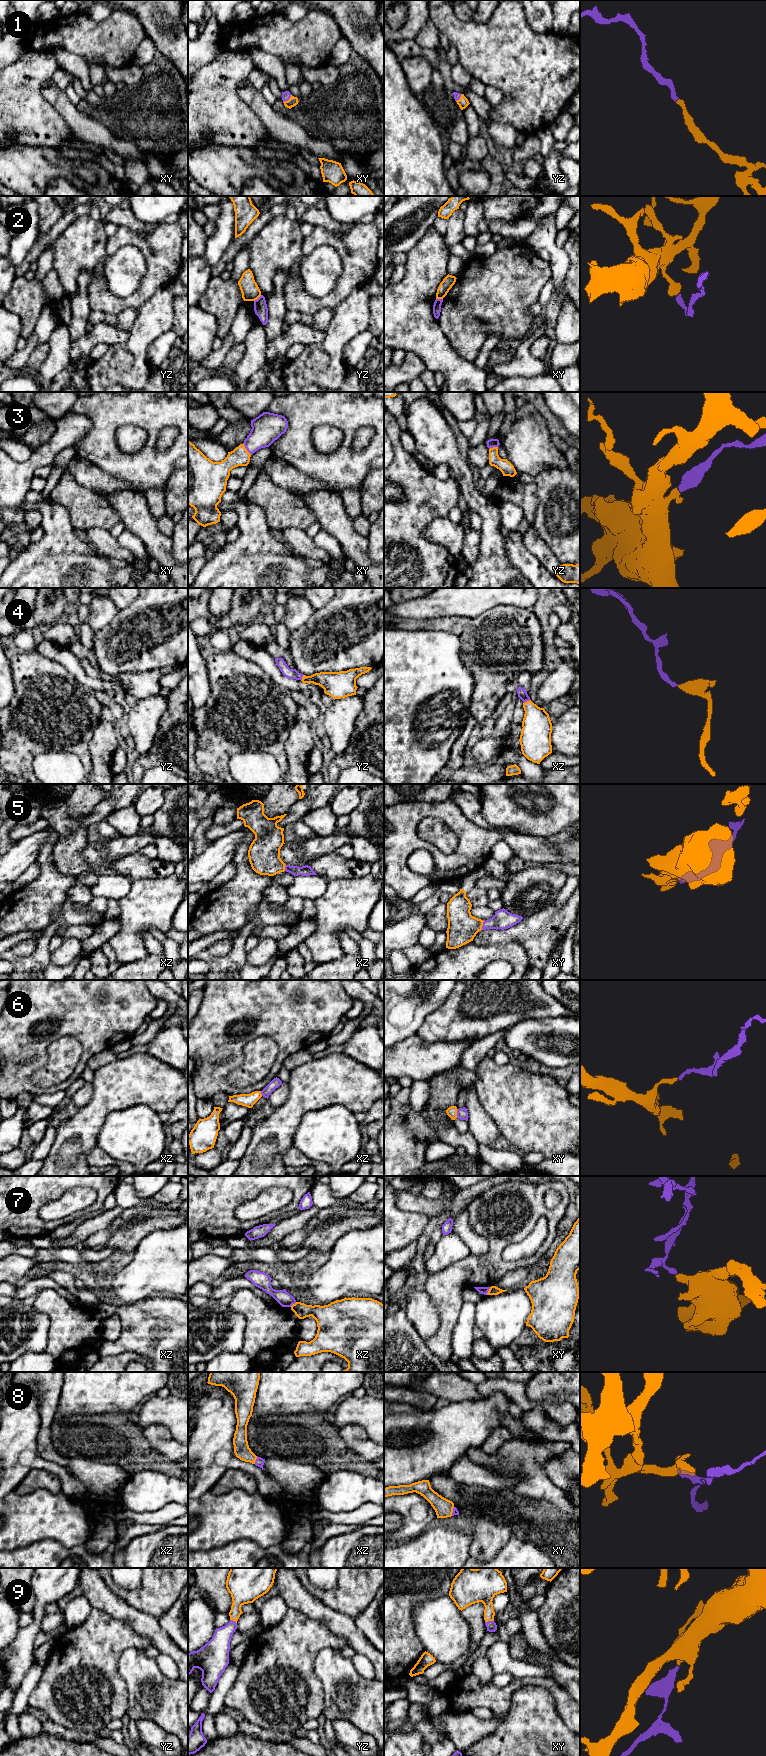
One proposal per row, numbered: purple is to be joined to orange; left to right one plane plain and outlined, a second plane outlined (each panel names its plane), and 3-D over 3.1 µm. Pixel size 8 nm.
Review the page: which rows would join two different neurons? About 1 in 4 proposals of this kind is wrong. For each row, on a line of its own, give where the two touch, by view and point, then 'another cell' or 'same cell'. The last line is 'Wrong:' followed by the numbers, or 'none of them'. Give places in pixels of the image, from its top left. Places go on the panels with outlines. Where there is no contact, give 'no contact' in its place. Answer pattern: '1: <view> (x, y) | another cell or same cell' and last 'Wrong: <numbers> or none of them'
1: xy (288, 100) | same cell
2: yz (257, 298) | another cell
3: xy (246, 449) | same cell
4: xz (527, 701) | same cell
5: xy (482, 925) | same cell
6: xy (456, 1113) | another cell
7: xy (488, 1291) | another cell
8: xz (255, 1460) | same cell
9: xy (489, 1620) | same cell
Wrong: 2, 6, 7

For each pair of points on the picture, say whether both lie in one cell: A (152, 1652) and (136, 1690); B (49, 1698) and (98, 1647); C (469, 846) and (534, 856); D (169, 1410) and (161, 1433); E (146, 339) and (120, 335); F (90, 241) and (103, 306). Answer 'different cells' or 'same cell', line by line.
A: different cells
B: same cell
C: different cells
D: different cells
E: different cells
F: different cells

